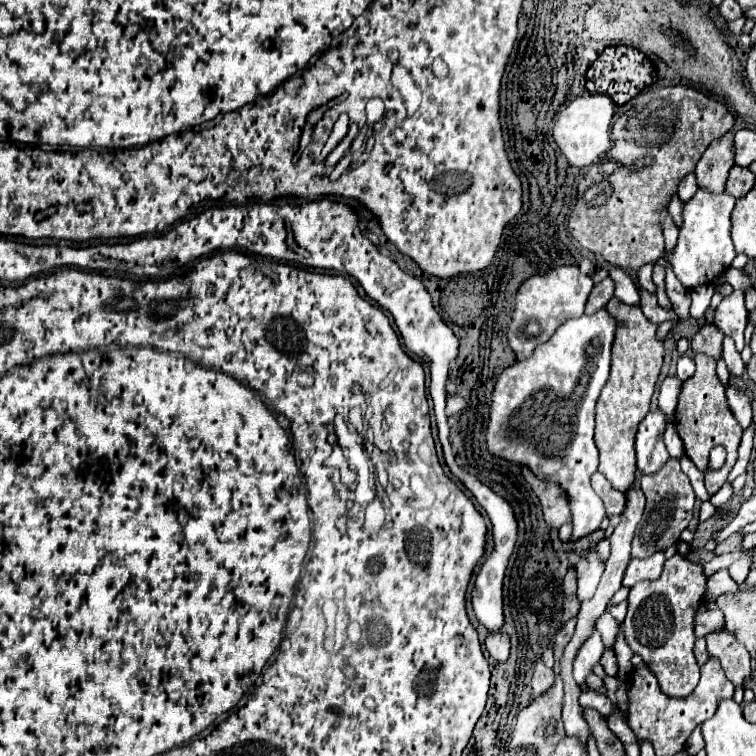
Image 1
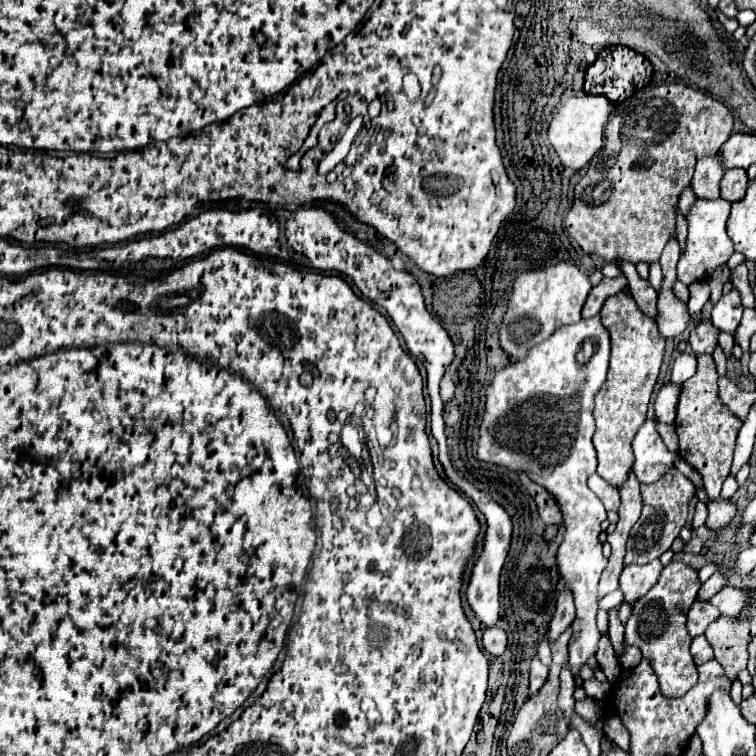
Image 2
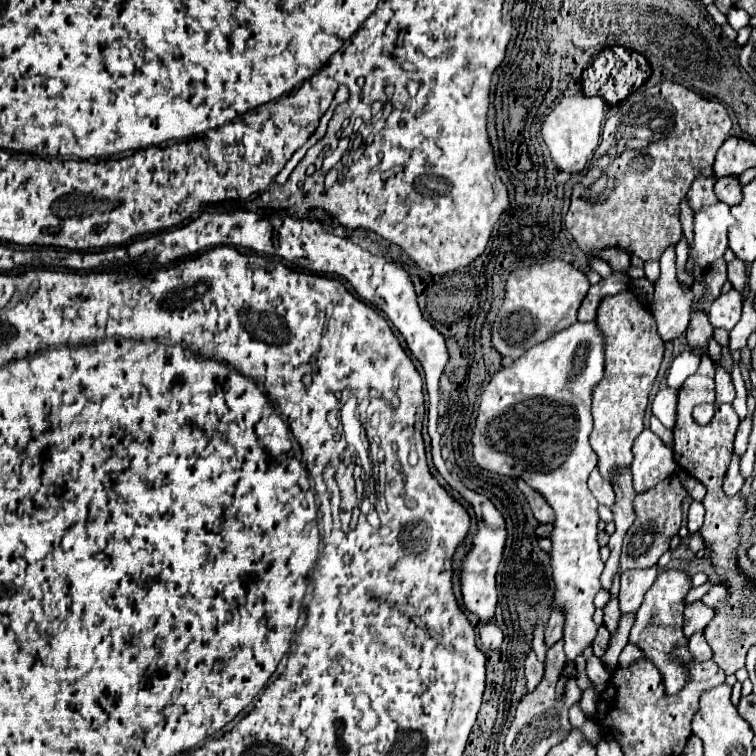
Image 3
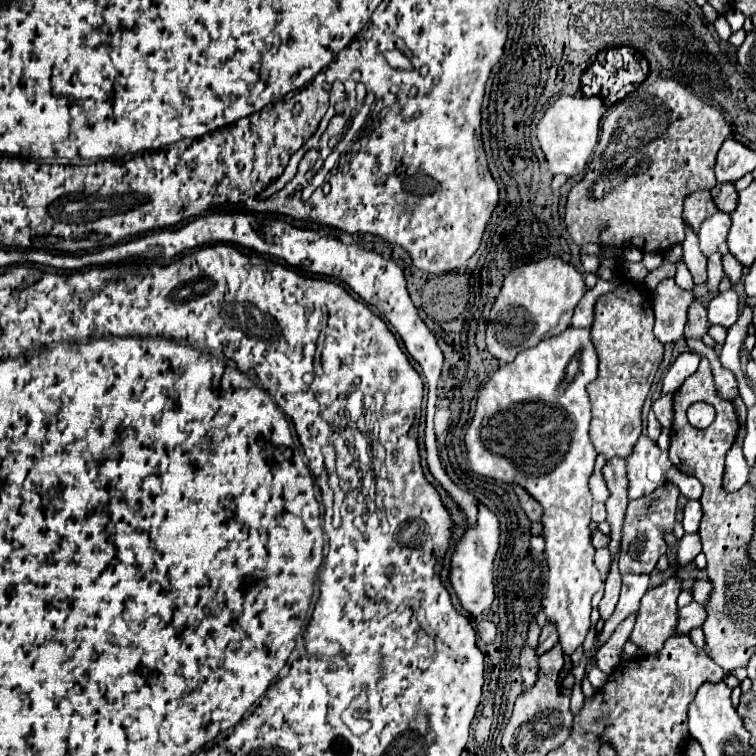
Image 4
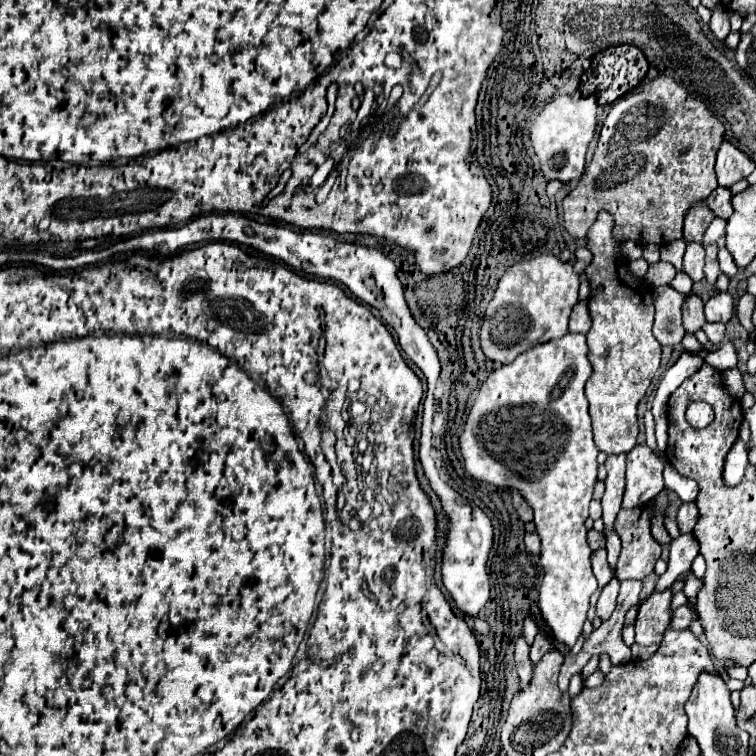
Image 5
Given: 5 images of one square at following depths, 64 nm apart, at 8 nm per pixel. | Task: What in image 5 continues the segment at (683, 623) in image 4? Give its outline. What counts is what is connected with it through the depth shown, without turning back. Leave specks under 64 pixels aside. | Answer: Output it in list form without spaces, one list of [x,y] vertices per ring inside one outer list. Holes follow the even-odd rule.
[[[684,604],[684,606],[680,606],[680,608],[676,608],[676,610],[674,610],[670,628],[674,628],[674,630],[684,630],[684,628],[690,628],[692,620],[696,620],[696,618],[698,618],[698,612],[696,612],[690,604]]]

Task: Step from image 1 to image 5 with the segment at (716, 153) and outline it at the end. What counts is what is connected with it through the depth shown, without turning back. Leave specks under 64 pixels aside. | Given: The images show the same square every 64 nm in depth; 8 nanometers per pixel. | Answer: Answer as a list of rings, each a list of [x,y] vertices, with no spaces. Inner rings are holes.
[[[706,198],[694,202],[684,216],[684,240],[686,242],[700,242],[704,228],[712,222],[712,218],[714,218],[714,212],[708,208]]]

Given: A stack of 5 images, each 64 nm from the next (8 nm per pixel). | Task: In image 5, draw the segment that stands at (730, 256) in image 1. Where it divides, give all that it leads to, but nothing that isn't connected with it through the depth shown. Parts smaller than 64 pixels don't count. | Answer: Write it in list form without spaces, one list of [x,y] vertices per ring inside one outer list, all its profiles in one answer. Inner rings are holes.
[[[714,218],[710,222],[710,226],[706,228],[704,232],[704,238],[702,238],[702,246],[710,246],[710,244],[716,244],[718,238],[722,238],[726,234],[726,220],[724,218]]]

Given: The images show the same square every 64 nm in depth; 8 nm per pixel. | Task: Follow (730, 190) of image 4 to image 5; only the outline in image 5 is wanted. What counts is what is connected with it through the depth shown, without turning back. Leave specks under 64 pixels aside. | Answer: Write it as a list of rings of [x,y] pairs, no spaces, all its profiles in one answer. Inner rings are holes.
[[[718,186],[710,196],[708,196],[708,206],[712,208],[712,212],[720,218],[730,218],[734,208],[732,208],[732,192],[730,188],[722,188]]]

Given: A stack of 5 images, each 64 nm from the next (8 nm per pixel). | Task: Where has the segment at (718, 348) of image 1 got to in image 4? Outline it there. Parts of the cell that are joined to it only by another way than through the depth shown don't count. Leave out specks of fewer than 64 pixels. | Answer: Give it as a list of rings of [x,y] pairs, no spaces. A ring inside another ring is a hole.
[[[692,302],[692,308],[688,310],[688,328],[686,328],[686,338],[702,338],[704,334],[708,334],[708,318],[706,318],[706,310],[700,302]]]

